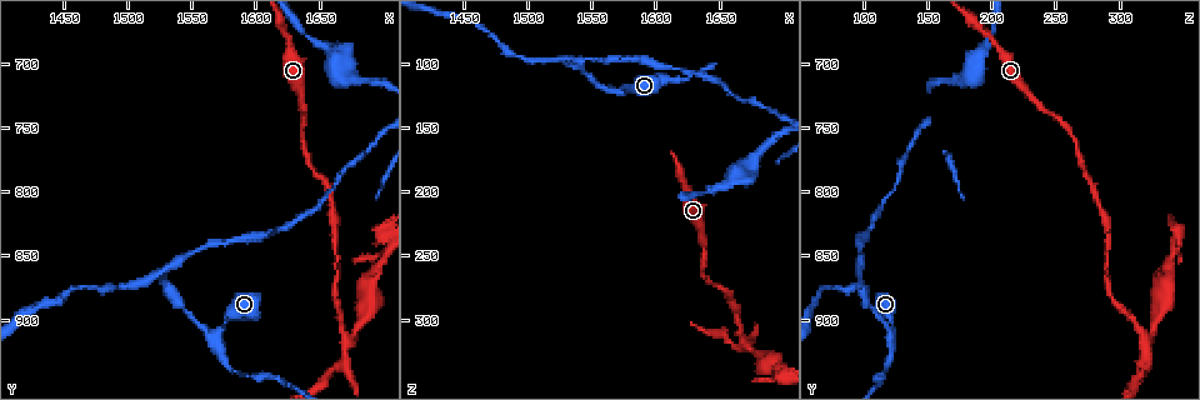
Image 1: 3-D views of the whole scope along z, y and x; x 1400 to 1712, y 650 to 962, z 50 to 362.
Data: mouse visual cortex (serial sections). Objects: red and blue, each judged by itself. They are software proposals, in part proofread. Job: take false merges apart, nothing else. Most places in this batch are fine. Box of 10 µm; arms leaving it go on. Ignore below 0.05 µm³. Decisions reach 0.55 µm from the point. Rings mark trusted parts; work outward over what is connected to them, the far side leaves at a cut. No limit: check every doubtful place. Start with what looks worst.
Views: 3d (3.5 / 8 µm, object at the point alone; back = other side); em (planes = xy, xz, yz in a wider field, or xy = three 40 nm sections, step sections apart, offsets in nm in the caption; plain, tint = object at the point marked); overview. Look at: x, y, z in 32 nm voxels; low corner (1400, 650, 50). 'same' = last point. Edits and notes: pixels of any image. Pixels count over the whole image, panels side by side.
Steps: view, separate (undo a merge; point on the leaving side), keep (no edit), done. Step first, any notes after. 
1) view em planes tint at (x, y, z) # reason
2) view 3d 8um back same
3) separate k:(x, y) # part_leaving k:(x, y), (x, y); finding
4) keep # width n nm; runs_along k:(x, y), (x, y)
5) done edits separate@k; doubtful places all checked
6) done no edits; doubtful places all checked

view 3d 8um at (1568, 910, 122) # three arms meet

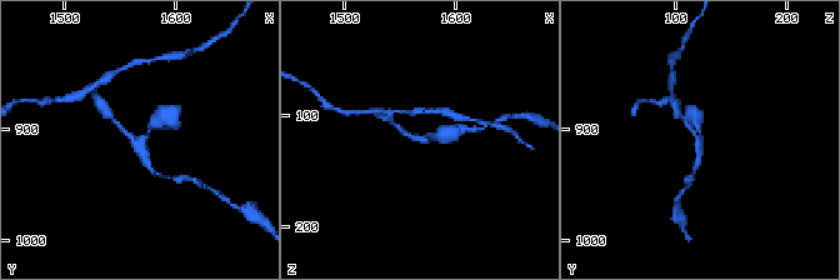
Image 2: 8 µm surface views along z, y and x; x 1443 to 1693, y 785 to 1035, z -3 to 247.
view em xy step 1 tint same # need the tissue

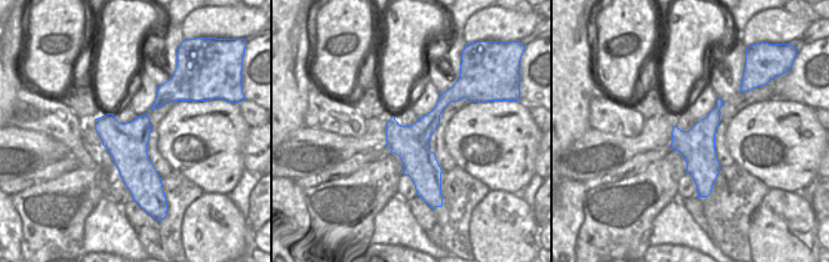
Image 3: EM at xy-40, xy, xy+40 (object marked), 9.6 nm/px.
keep # arm_widths 150, 200, 350 nm; runs_along 2:(445, 134), (420, 139), (394, 124); all the same cell

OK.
view 3d 3.5um back at (1668, 912, 318) # arms part here

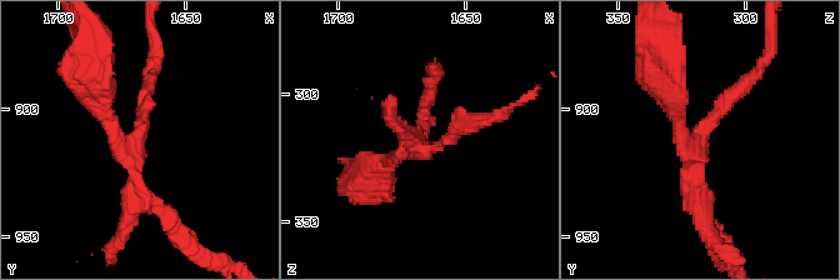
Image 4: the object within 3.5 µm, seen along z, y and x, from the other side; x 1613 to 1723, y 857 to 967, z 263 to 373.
view em planes plain at (1668, 912, 319) # shape alone is not enough

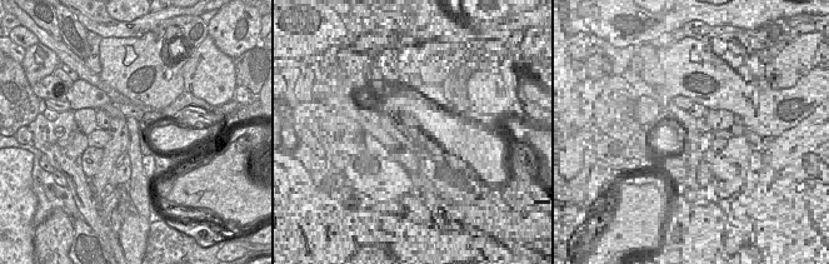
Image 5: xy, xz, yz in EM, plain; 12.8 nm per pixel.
view em planes tint same

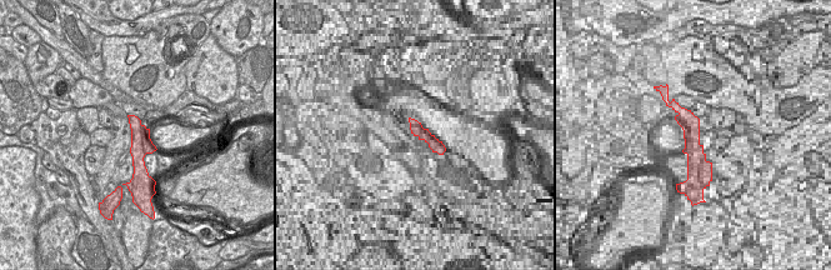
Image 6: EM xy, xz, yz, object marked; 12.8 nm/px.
separate 4:(104, 111) # arms 3; arm_widths 200, 200, 200 nm; border 6:(141, 125), (141, 145), (145, 154); two cells meet here

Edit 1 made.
view 3d 3.5um at (1532, 872, 102) # abrupt turn

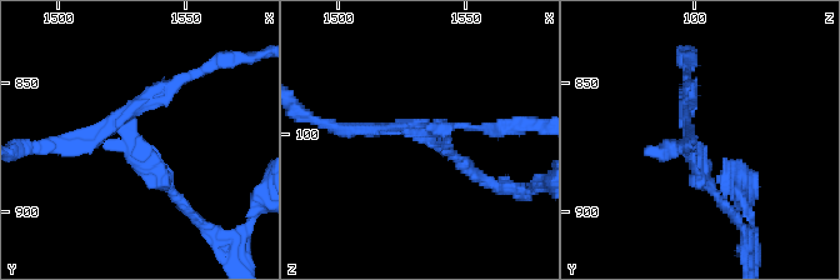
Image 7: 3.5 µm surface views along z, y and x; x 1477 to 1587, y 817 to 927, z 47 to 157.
view em xy step 1 tint at (1530, 873, 99)

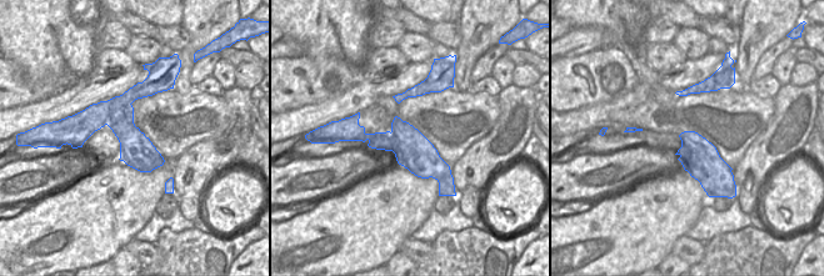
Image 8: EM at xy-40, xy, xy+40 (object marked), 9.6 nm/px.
view em xy step 3 tint same # another direction

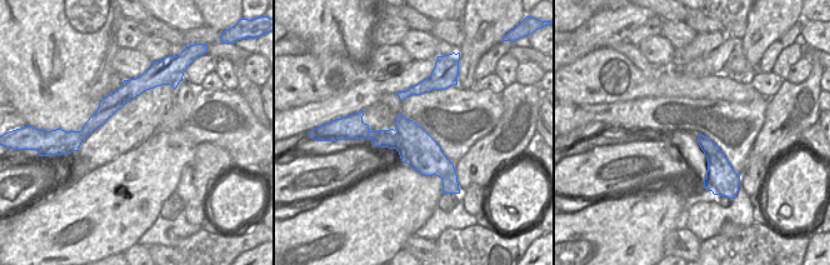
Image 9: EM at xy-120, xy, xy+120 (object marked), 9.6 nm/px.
separate 7:(340, 131) # arms 3; part_leaving 7:(406, 126), (510, 126); two cells meet here

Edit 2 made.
done edits separate@4, separate@7; doubtful places all checked

